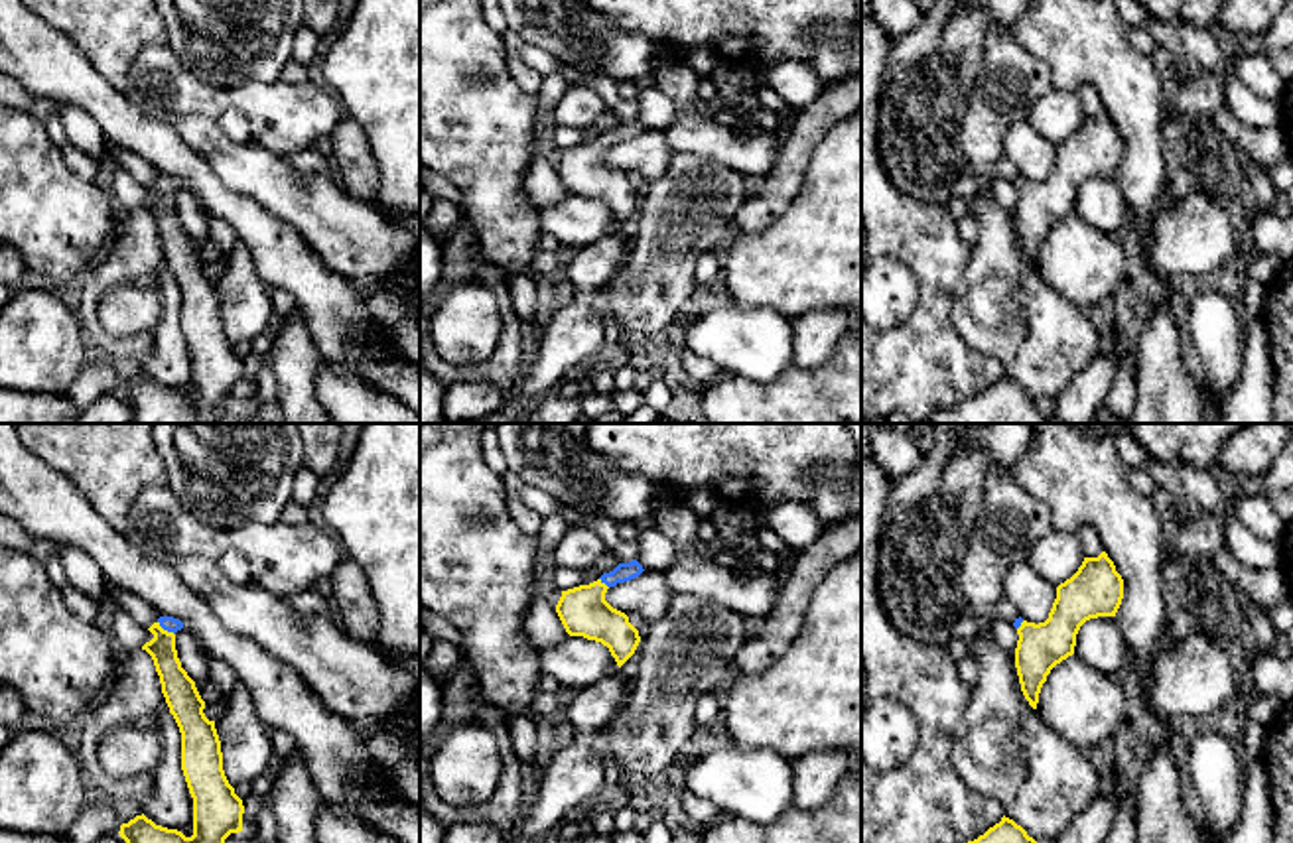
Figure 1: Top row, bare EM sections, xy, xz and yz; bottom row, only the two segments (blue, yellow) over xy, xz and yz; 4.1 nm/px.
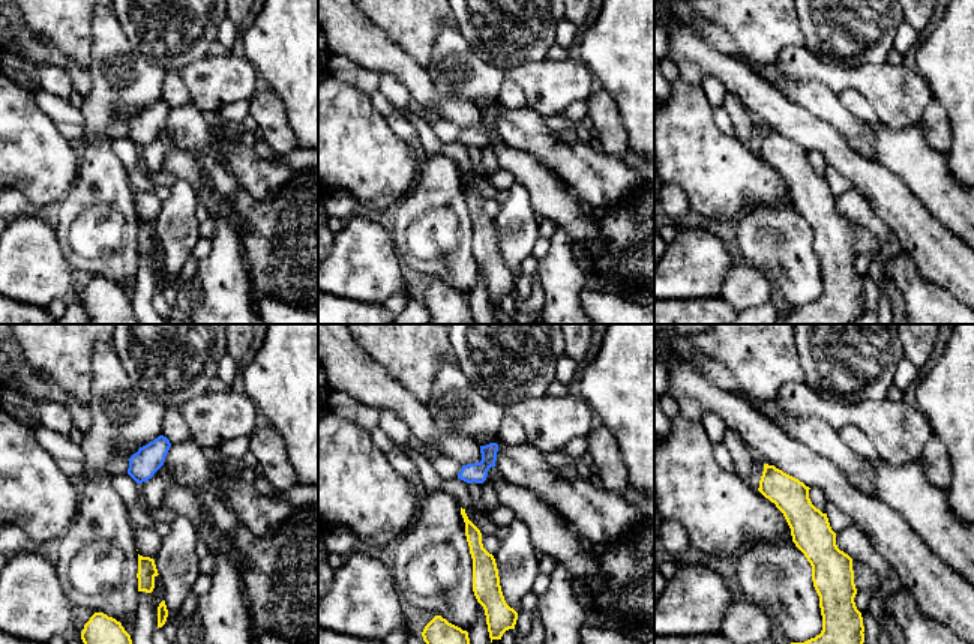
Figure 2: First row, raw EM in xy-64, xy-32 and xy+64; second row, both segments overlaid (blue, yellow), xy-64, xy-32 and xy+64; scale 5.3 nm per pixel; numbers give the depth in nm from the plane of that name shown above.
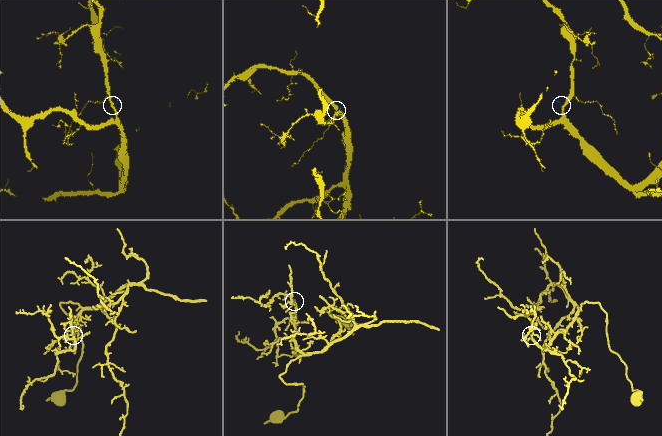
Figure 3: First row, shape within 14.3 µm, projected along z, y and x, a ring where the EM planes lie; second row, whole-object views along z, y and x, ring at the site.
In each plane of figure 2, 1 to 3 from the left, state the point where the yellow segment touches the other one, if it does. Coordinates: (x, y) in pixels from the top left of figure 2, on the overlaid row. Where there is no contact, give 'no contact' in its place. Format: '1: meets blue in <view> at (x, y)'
1: no contact
2: no contact
3: no contact

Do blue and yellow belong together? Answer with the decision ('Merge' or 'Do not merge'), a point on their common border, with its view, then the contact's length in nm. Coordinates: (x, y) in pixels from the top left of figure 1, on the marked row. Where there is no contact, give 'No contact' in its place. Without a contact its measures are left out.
Merge. Touches blue at xy (166, 629). Shared border 90 nm

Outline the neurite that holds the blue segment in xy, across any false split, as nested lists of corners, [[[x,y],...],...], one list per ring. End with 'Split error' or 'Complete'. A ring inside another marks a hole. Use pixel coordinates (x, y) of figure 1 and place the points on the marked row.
[[[160,616],[148,628],[154,638],[146,642],[142,650],[146,650],[154,660],[162,683],[162,693],[181,733],[181,770],[193,798],[193,835],[185,837],[177,829],[156,825],[142,813],[120,825],[118,833],[126,843],[225,843],[231,833],[242,831],[244,806],[225,776],[221,741],[215,729],[215,721],[205,717],[205,701],[201,699],[195,681],[187,676],[177,658],[175,632],[181,628],[181,620],[173,616]]]. Split error

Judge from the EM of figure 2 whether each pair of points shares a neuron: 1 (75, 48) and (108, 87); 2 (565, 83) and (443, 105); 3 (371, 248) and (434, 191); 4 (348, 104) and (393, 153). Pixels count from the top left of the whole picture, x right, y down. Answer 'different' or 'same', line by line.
1: different
2: different
3: different
4: same

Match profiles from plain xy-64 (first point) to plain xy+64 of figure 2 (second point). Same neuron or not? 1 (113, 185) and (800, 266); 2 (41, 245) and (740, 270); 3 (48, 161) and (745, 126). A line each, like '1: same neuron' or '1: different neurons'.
1: same neuron
2: different neurons
3: different neurons

